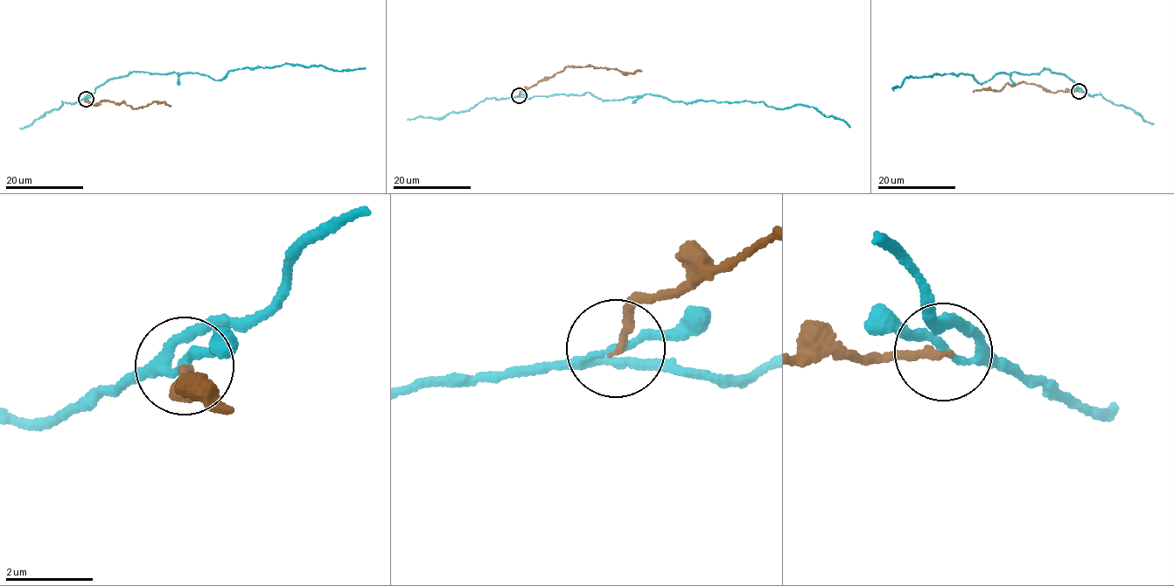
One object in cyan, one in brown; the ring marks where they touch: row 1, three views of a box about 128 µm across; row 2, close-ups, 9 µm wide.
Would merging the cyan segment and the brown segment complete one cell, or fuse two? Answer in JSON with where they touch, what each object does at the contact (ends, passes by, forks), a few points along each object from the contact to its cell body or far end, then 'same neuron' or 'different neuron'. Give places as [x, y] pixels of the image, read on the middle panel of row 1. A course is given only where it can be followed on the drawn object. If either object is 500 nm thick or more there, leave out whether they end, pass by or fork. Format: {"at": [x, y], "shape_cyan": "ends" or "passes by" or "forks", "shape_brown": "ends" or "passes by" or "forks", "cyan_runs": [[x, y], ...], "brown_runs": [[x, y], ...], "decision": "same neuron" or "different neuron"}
{"at": [519, 95], "shape_cyan": "passes by", "shape_brown": "ends", "cyan_runs": [[518, 95], [589, 93], [608, 101], [646, 94], [684, 102], [761, 101], [784, 109], [803, 105], [850, 127]], "brown_runs": [[518, 95], [520, 91], [552, 77], [567, 66], [589, 65], [623, 73], [641, 71]], "decision": "different neuron"}

